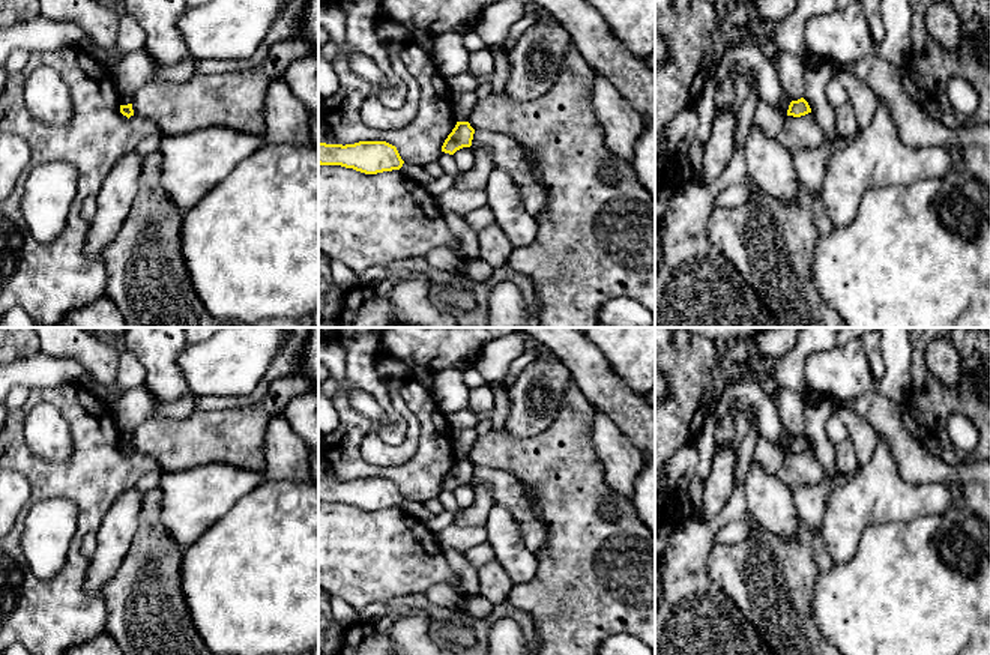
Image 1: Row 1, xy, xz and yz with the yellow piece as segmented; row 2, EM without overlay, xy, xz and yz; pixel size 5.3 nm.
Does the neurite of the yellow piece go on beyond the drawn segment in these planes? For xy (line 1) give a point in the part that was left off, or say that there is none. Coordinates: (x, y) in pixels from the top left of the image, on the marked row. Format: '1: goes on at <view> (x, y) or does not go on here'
1: does not go on here

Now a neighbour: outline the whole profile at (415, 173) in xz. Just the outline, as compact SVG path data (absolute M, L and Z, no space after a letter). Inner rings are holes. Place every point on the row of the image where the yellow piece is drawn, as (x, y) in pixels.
M404 162L403 167L400 168L400 173L406 176L407 179L418 182L419 185L425 186L434 179L425 171L424 167L413 165L409 162Z

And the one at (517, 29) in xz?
M524 15L509 29L505 41L505 47L511 50L517 41L521 38L526 29L529 29L535 23L535 18L530 15Z

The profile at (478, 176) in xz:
M487 147L475 149L475 167L463 173L454 183L458 189L485 189L491 171L496 168L491 152Z

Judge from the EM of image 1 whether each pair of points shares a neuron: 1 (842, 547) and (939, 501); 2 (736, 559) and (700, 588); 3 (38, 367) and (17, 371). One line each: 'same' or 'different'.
1: same
2: different
3: same

